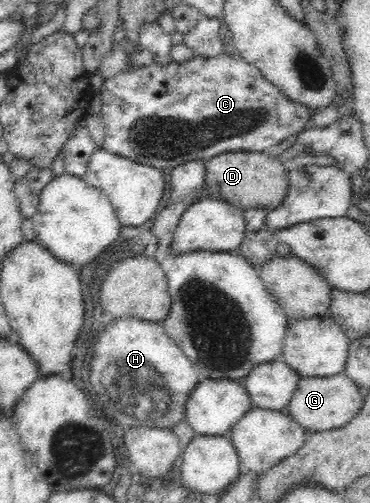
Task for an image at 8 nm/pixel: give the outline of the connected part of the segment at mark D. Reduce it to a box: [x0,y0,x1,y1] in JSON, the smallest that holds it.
[204,151,288,211]

